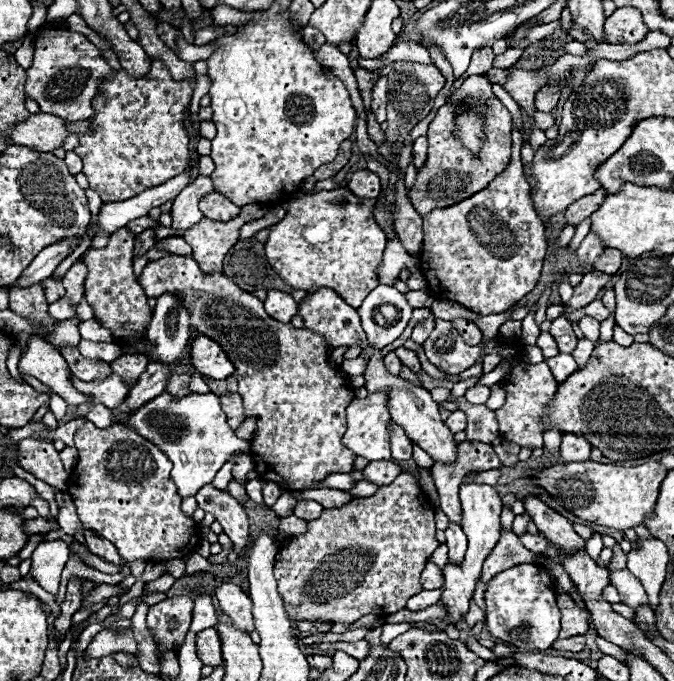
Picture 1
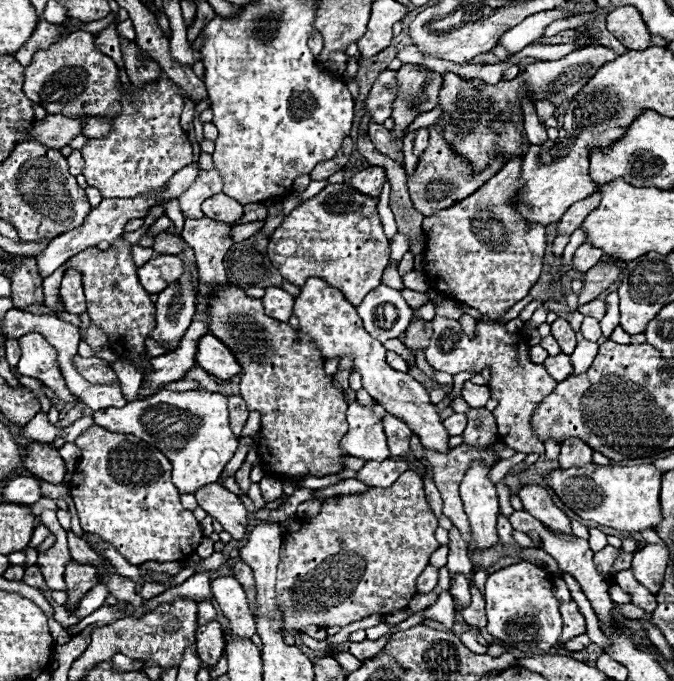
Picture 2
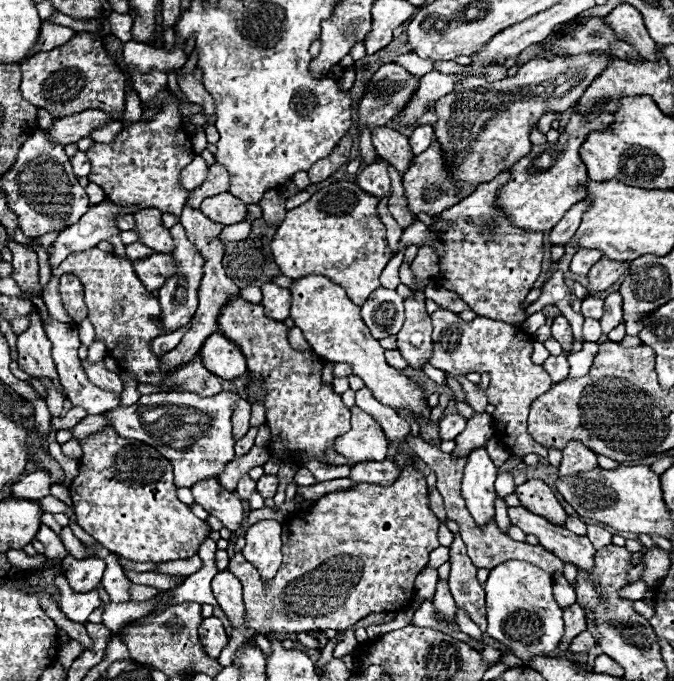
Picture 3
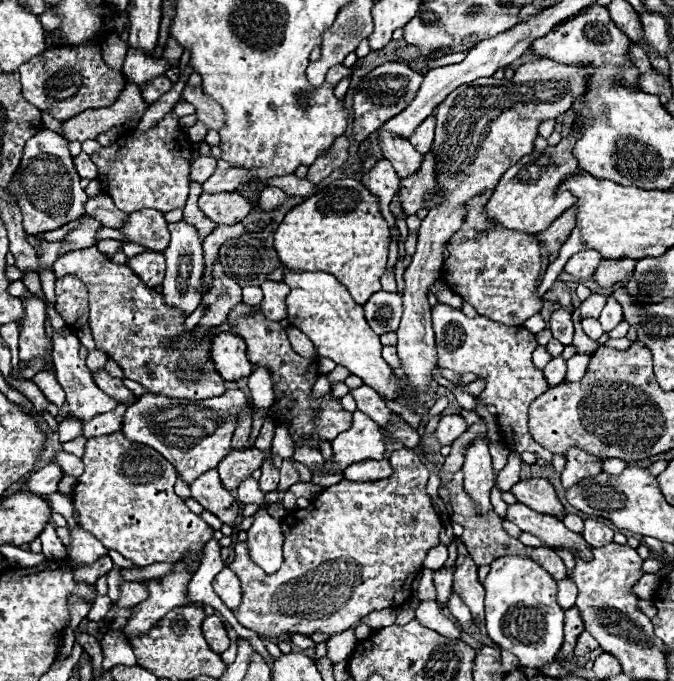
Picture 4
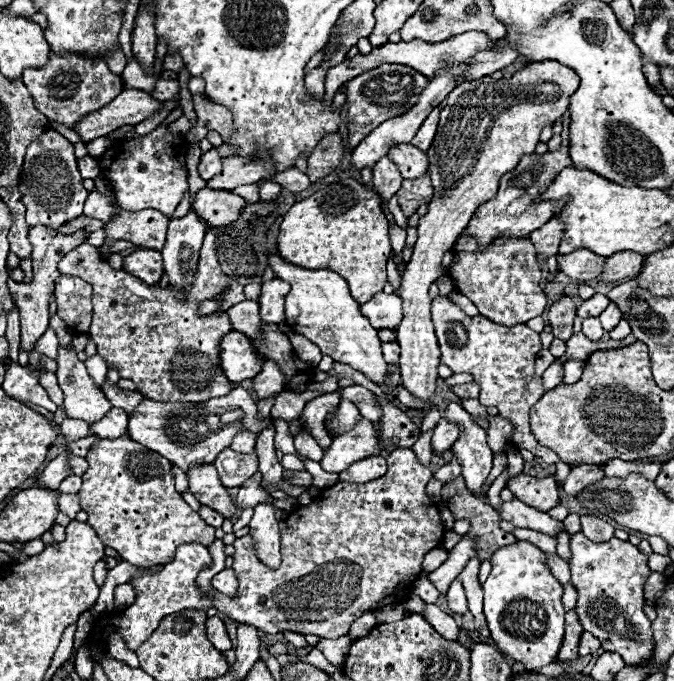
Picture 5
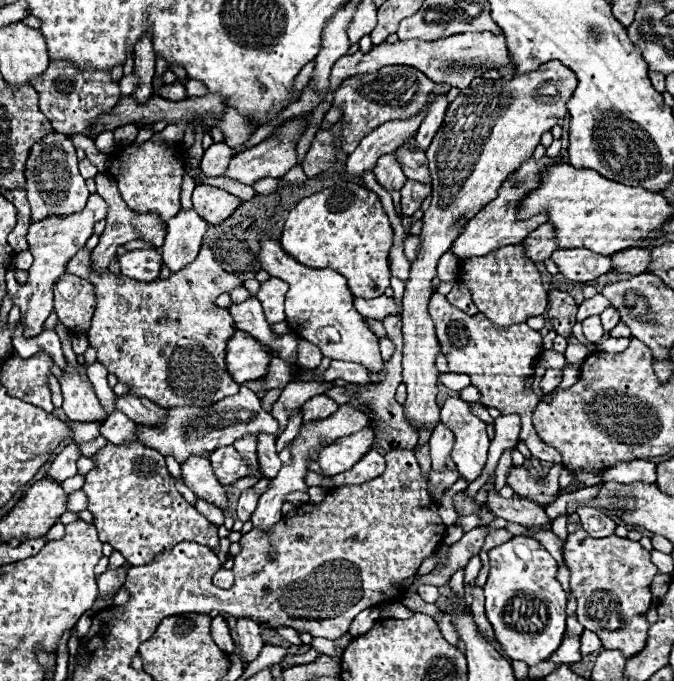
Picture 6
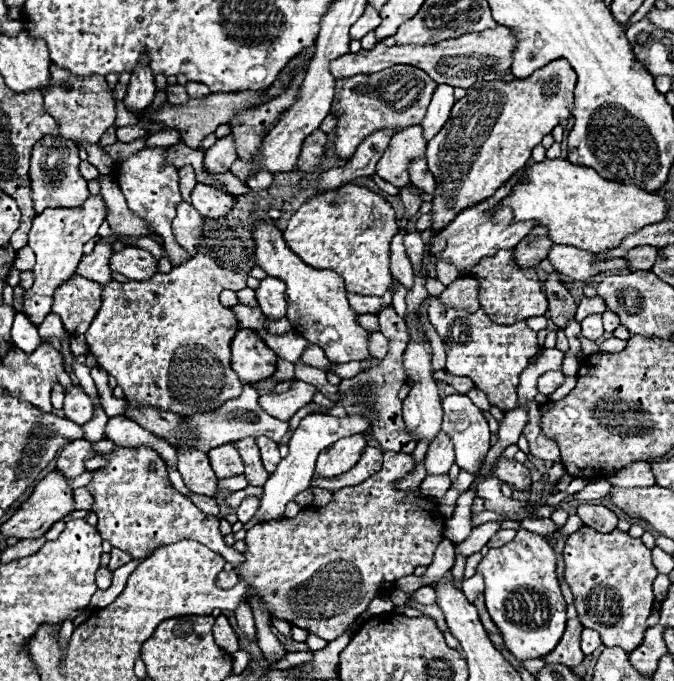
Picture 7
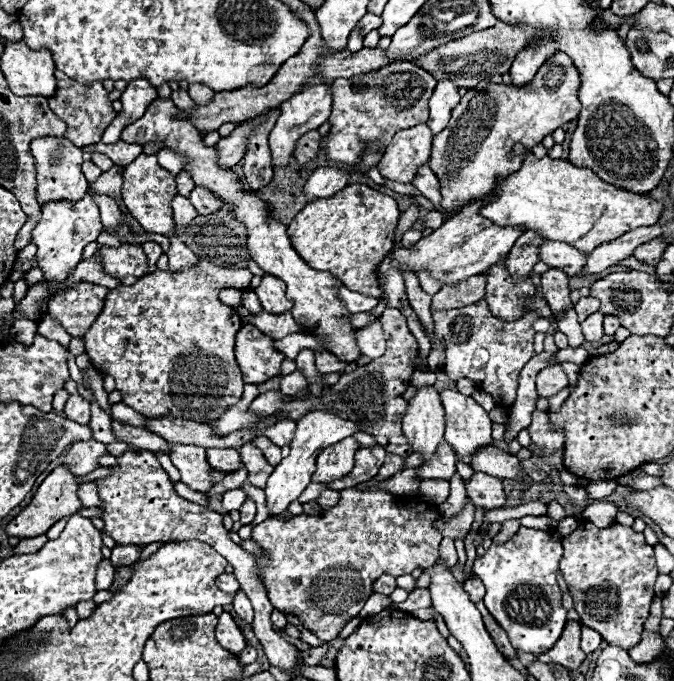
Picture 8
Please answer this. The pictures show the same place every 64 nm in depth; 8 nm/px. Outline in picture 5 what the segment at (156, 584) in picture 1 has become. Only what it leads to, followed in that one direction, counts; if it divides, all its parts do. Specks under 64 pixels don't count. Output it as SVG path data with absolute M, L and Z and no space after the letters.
M129 583L118 585L114 592L115 611L124 611L136 599L136 591Z

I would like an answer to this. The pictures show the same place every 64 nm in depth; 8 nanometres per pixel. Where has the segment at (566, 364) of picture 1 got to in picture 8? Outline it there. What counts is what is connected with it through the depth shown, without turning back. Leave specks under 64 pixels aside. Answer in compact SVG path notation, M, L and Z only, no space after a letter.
M560 364L544 368L536 378L536 390L538 390L540 398L550 398L550 396L558 394L566 386L568 386L568 376L564 374Z

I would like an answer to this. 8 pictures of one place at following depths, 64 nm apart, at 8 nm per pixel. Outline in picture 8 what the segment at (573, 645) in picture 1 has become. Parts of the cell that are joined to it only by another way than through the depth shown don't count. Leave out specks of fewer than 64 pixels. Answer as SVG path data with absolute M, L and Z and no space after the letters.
M582 626L582 650L586 652L586 654L590 654L590 652L594 652L596 648L600 648L602 646L602 636L596 632L596 630L592 630L592 628L588 628L588 626Z

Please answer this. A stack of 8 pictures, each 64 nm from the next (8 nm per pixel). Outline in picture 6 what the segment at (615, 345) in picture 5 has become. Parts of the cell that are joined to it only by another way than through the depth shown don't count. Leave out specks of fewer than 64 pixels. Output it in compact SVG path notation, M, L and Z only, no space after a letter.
M572 338L572 340L568 340L568 348L566 348L564 356L566 356L568 362L572 362L572 364L580 364L584 358L590 356L590 352L586 350L586 346L584 346L582 342L578 342L576 338Z

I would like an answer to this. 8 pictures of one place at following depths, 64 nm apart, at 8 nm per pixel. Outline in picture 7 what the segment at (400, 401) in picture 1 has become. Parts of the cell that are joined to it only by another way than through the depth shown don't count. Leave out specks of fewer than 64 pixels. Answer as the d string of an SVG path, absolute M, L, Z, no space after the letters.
M264 220L254 222L252 230L256 264L266 270L268 276L276 276L286 282L286 302L288 302L288 320L294 326L294 332L302 334L312 344L320 346L332 362L352 362L352 360L368 360L372 358L366 346L366 330L356 324L356 314L350 310L346 302L344 280L332 270L318 270L304 264L284 240L284 232L274 224Z

